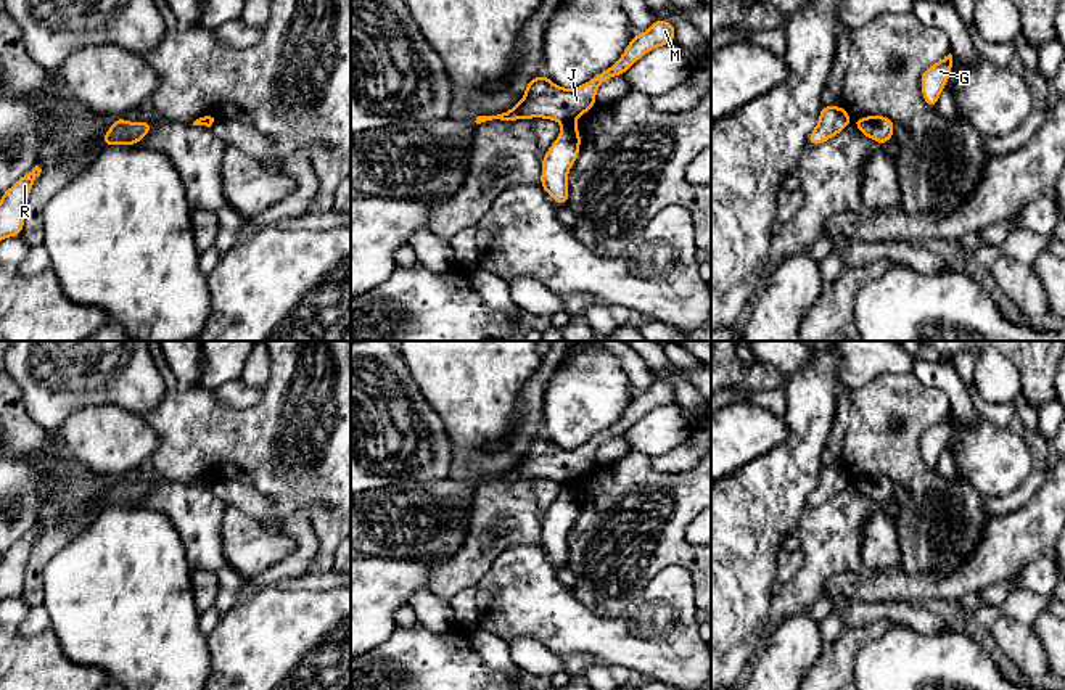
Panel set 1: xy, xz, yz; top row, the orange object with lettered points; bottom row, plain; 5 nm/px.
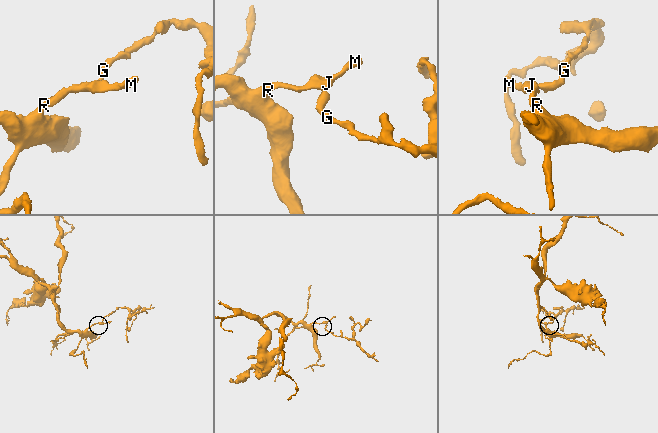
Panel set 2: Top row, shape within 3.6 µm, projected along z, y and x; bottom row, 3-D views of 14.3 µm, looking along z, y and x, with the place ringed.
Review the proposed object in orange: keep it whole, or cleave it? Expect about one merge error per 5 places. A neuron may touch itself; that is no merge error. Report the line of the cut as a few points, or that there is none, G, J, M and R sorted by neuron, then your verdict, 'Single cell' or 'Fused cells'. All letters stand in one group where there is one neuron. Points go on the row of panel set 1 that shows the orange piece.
Split along xz (563, 121), (573, 123). Groups: G / J M R. Fused cells

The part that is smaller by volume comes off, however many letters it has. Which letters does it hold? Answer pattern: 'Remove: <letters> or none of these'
Remove: G

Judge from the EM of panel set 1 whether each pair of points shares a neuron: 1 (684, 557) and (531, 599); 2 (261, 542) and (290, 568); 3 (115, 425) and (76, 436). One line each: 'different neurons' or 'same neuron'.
1: different neurons
2: different neurons
3: same neuron

